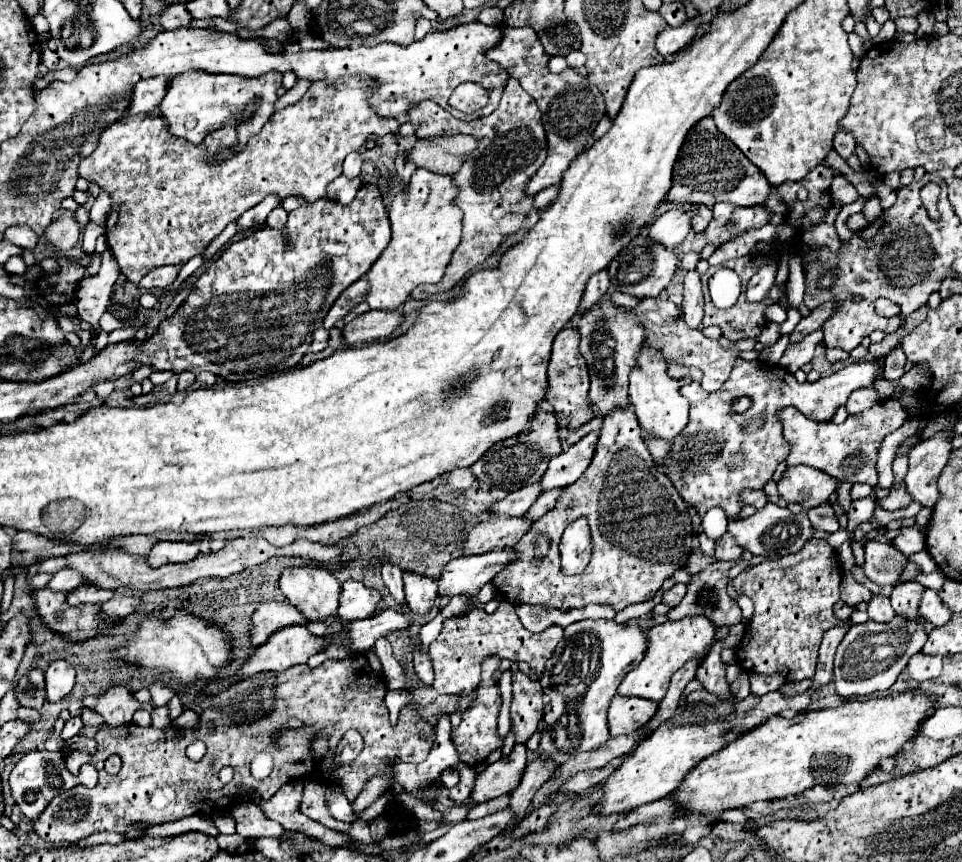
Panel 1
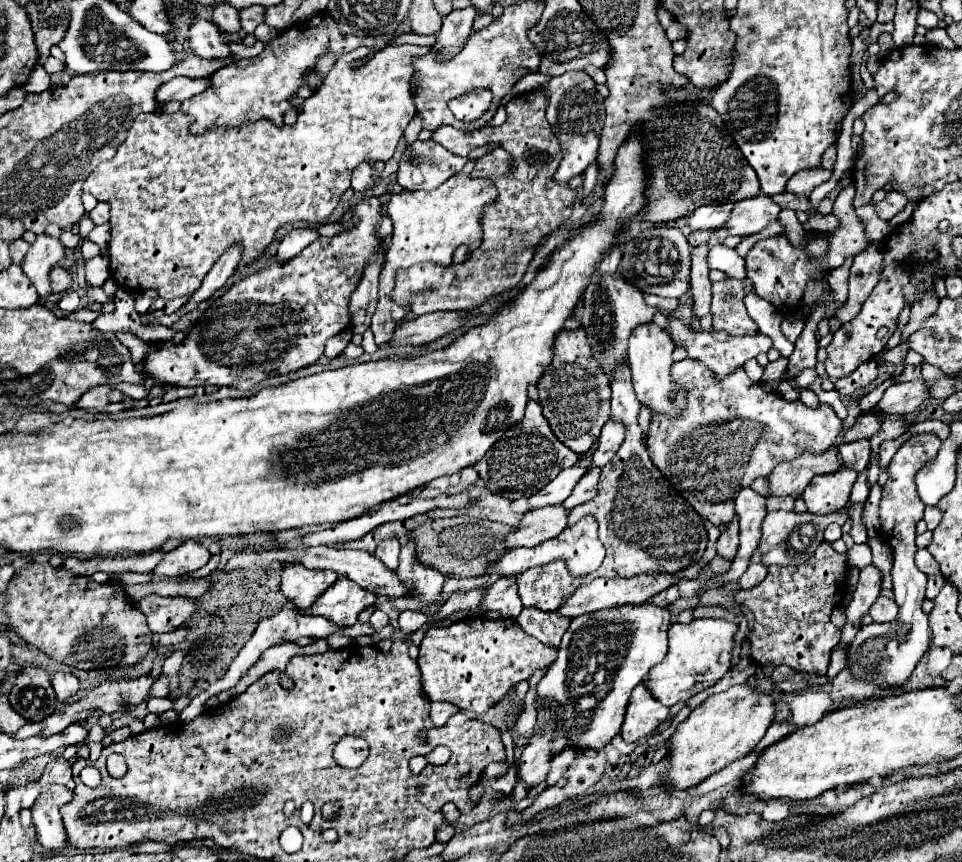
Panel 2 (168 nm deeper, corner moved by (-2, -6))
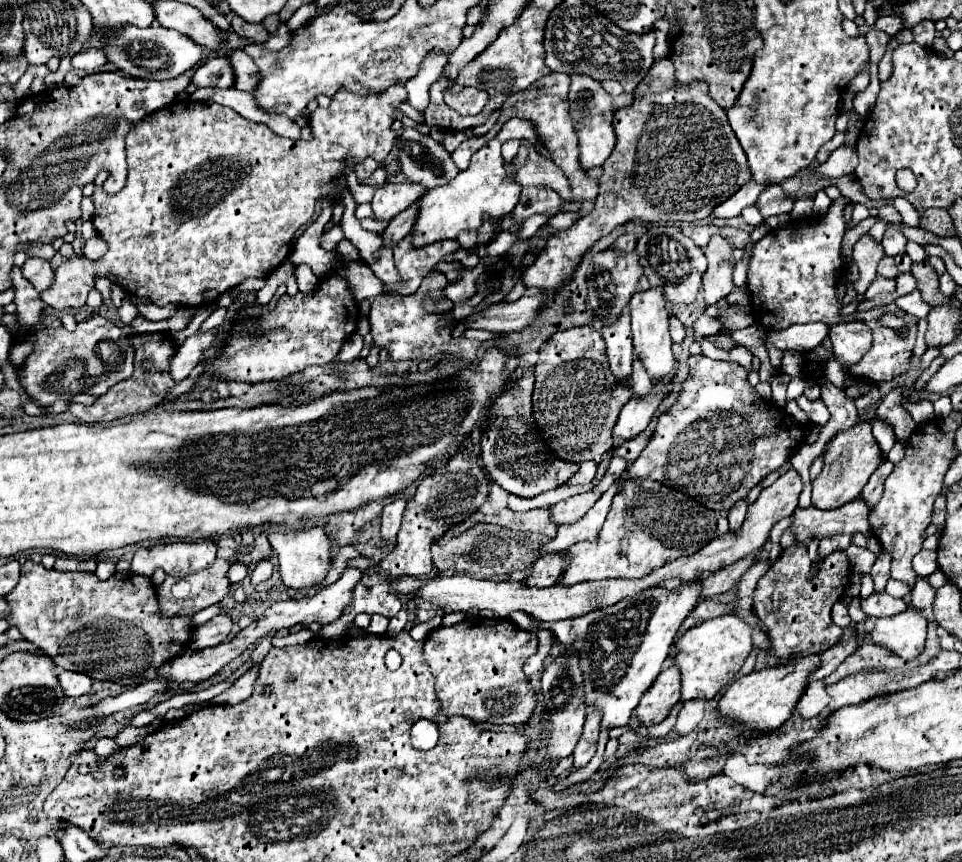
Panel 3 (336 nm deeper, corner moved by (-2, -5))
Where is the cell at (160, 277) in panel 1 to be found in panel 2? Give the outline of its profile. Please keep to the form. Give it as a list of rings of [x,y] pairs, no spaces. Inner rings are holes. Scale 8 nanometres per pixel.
[[[139,291],[137,293],[137,297],[135,297],[135,309],[139,311],[139,313],[147,313],[149,311],[149,307],[151,307],[151,303],[157,299],[159,295],[157,295],[157,291]]]

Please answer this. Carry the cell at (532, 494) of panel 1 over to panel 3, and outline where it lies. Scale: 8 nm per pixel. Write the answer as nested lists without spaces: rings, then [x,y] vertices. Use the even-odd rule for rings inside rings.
[[[583,462],[579,472],[567,484],[569,486],[573,486],[573,484],[589,484],[595,478],[595,472],[597,472],[597,464],[595,462]]]

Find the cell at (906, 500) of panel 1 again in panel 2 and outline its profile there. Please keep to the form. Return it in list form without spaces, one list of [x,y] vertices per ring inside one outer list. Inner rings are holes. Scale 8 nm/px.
[[[923,433],[907,439],[899,451],[893,455],[887,471],[889,471],[889,481],[883,485],[883,497],[881,497],[881,529],[883,529],[883,539],[891,545],[893,549],[893,593],[894,600],[898,605],[899,613],[895,621],[891,623],[871,623],[863,625],[855,639],[851,641],[847,649],[847,667],[853,671],[853,675],[861,681],[873,683],[881,689],[889,687],[901,687],[927,647],[931,645],[931,635],[929,635],[929,625],[927,625],[927,615],[921,609],[923,597],[925,597],[925,587],[927,587],[927,575],[917,569],[915,565],[915,523],[923,517],[925,503],[919,499],[913,475],[925,461],[937,455],[937,449],[941,447],[941,439],[933,433]]]

